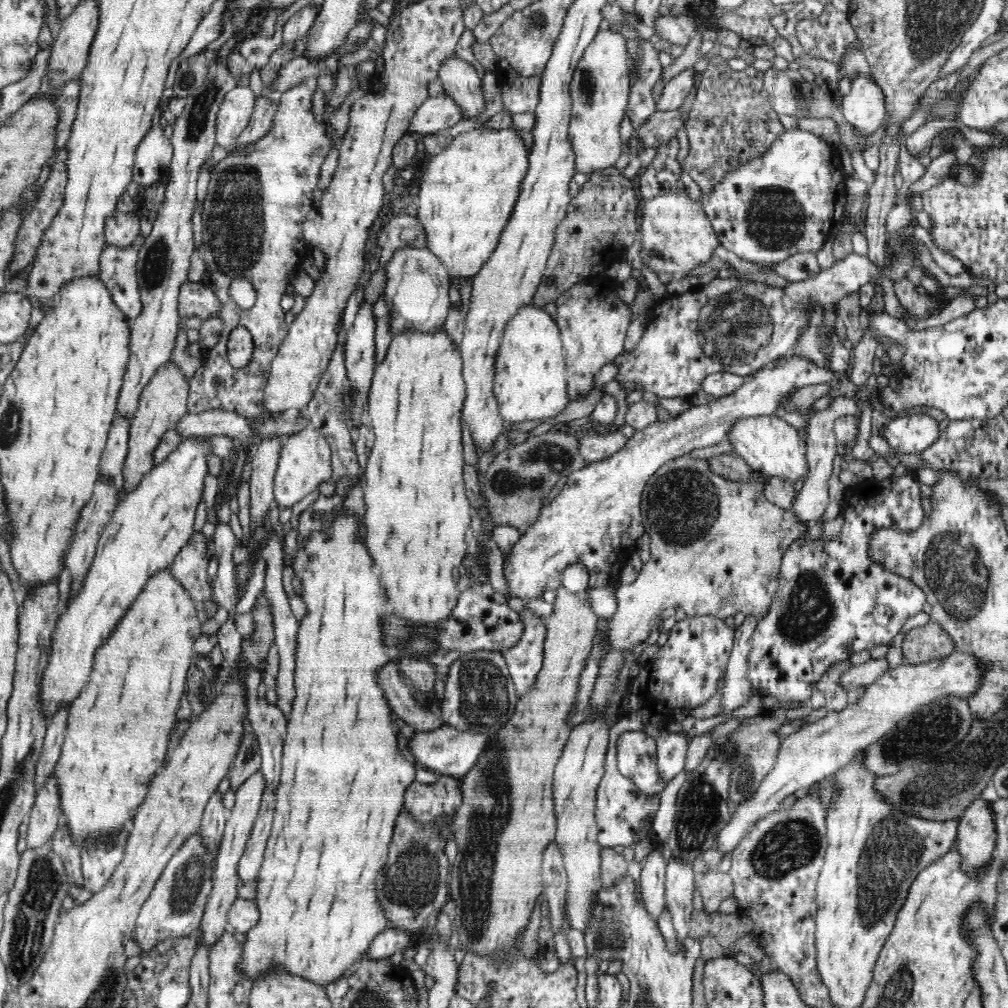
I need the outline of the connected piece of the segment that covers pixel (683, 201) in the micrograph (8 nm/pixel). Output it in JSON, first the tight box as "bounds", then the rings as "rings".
{"bounds":[638,191,719,275],"rings":[[[685,191],[656,194],[641,201],[638,208],[640,254],[642,264],[656,274],[687,275],[692,268],[708,262],[719,245],[701,201],[694,201]]]}

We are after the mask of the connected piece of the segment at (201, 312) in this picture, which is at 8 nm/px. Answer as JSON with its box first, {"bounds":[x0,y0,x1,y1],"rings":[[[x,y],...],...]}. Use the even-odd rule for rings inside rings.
{"bounds":[177,280,221,320],"rings":[[[189,280],[182,283],[179,290],[177,309],[182,319],[198,316],[201,320],[217,316],[221,307],[213,290],[201,282],[194,283]]]}

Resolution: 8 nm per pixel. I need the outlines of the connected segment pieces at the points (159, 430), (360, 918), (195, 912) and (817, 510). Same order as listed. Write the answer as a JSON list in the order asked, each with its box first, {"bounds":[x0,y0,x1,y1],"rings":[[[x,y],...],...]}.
[{"bounds":[120,361,189,496],"rings":[[[171,361],[166,365],[160,366],[150,383],[144,386],[144,390],[140,394],[138,410],[136,410],[136,414],[131,420],[129,448],[120,474],[125,496],[132,492],[138,486],[138,482],[156,465],[152,456],[154,456],[154,451],[159,448],[163,435],[188,413],[187,397],[189,386],[188,379],[182,375],[178,365]]]},{"bounds":[236,508,416,989],"rings":[[[342,508],[333,512],[332,526],[325,531],[314,531],[310,538],[304,542],[304,546],[298,546],[297,553],[293,557],[292,568],[295,576],[300,578],[302,593],[300,597],[306,603],[307,613],[298,624],[298,646],[296,646],[296,668],[294,668],[294,704],[292,712],[287,719],[286,738],[282,748],[282,774],[280,784],[276,790],[276,810],[270,838],[268,838],[264,859],[257,882],[256,904],[260,912],[260,920],[246,936],[242,937],[243,951],[236,963],[237,970],[241,970],[250,983],[257,978],[272,972],[287,972],[300,978],[306,978],[312,985],[318,985],[322,989],[337,982],[346,972],[348,966],[352,966],[358,960],[370,943],[381,931],[390,926],[384,915],[384,909],[380,907],[376,893],[376,878],[384,864],[388,862],[390,844],[393,839],[395,820],[401,808],[404,807],[404,791],[411,782],[415,781],[416,766],[404,759],[396,744],[396,734],[400,732],[394,724],[390,705],[387,698],[382,696],[382,690],[374,684],[376,682],[376,668],[393,659],[384,649],[384,639],[381,620],[390,615],[385,597],[385,588],[380,582],[379,573],[376,571],[374,561],[366,548],[365,541],[357,538],[357,520],[354,517],[346,517]]]},{"bounds":[131,832,215,952],"rings":[[[196,832],[172,856],[138,914],[131,939],[140,946],[141,952],[150,952],[167,938],[188,936],[199,928],[213,888],[214,871],[215,856],[203,847],[202,837]]]},{"bounds":[790,397,860,528],"rings":[[[837,397],[834,398],[830,408],[818,411],[812,419],[808,420],[807,475],[790,509],[798,521],[808,524],[808,528],[820,522],[829,504],[828,480],[832,474],[832,462],[837,454],[837,443],[839,443],[834,433],[833,422],[842,416],[858,415],[860,412],[857,402],[847,397]]]}]

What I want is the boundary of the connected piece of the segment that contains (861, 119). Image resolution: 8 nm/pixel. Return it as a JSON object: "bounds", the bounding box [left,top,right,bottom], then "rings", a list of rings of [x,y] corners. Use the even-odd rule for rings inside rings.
{"bounds":[841,73,886,138],"rings":[[[856,73],[850,92],[842,96],[841,111],[859,138],[870,138],[886,117],[885,96],[872,74]]]}

